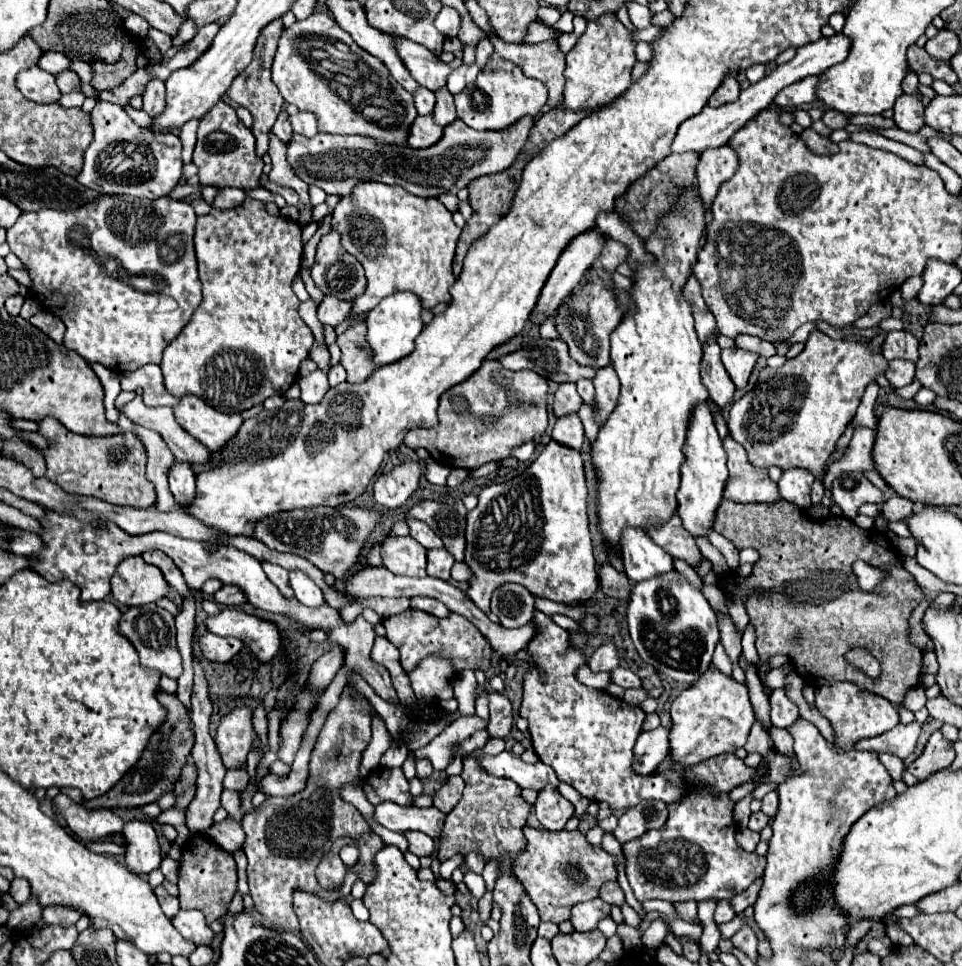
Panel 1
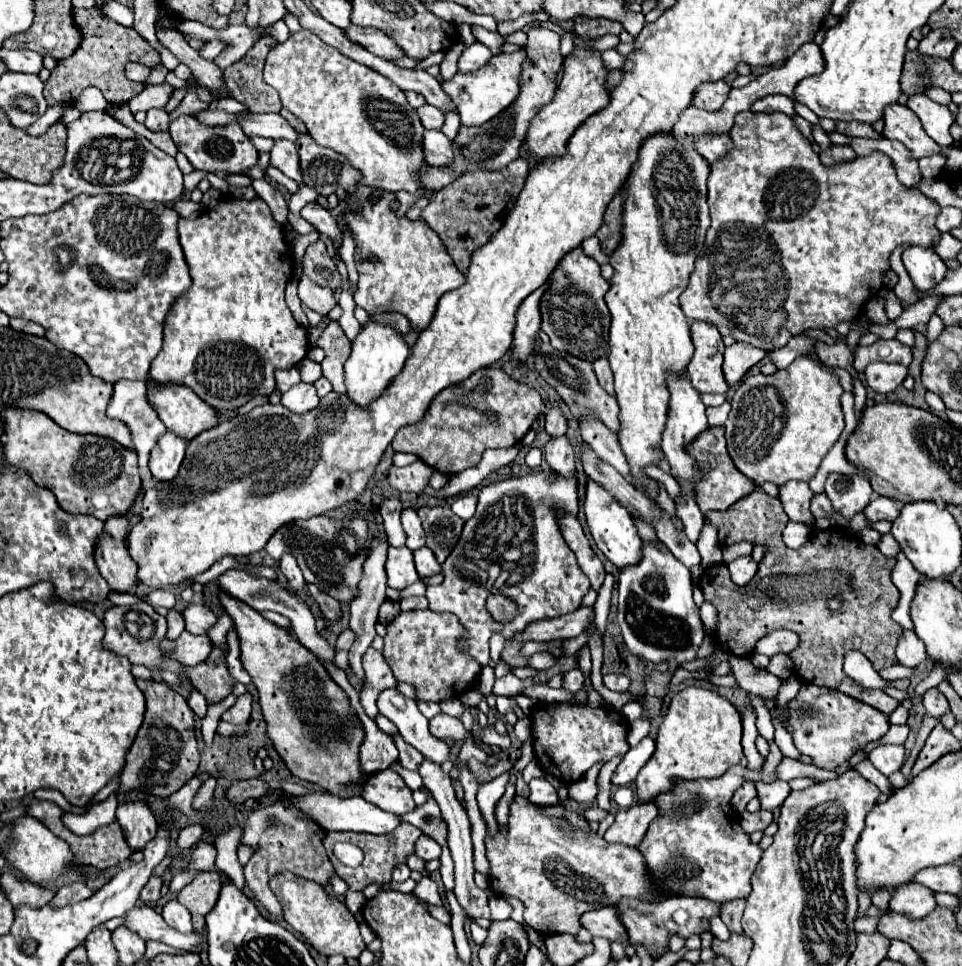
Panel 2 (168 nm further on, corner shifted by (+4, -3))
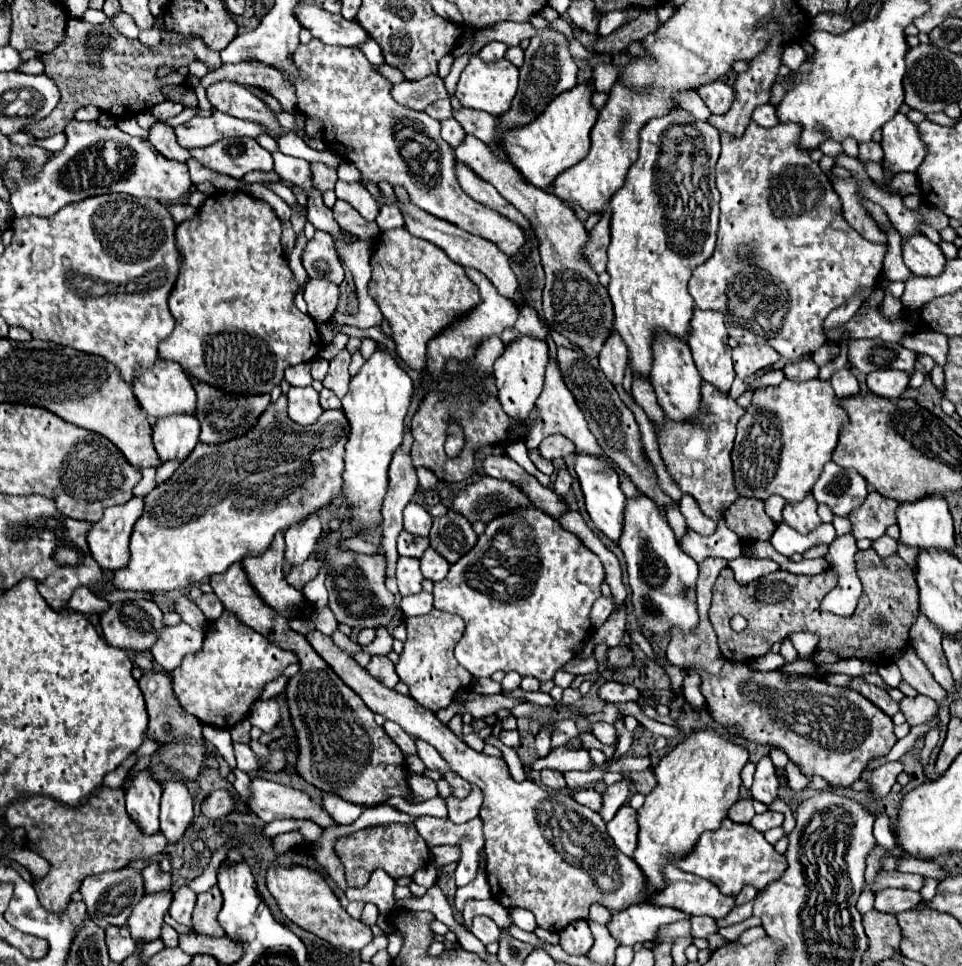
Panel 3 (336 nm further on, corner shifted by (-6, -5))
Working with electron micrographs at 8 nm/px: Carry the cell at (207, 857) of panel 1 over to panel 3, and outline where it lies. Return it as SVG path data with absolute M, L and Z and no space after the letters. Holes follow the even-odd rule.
M212 886L208 892L198 894L194 916L192 916L192 928L200 934L224 936L224 930L216 922L216 916L220 912L220 908L222 908L222 896L220 896L218 886Z

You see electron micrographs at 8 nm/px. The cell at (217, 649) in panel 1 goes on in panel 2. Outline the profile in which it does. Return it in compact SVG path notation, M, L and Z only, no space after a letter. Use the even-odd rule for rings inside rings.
M184 630L174 644L164 638L160 648L164 650L164 654L174 654L174 660L178 660L182 666L198 666L208 658L212 650L212 640L208 636L196 636Z

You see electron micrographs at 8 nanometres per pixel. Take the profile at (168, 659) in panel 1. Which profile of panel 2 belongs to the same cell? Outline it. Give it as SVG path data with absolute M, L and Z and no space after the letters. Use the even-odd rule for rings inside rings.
M136 602L130 606L112 606L106 610L102 622L106 630L102 644L106 650L126 656L132 664L142 664L150 670L160 668L164 656L158 646L160 646L160 640L166 636L166 618L156 614L152 606L144 602Z

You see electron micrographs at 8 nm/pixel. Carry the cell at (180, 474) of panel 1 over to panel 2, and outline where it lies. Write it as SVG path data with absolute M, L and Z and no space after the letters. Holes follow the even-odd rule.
M166 430L150 452L150 472L156 480L172 480L184 460L188 440Z

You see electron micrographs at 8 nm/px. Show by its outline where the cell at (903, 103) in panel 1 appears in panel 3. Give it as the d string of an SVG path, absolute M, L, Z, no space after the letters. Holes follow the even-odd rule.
M898 112L882 128L884 162L892 172L916 172L928 154L928 146L920 136L918 124L910 122L906 114Z

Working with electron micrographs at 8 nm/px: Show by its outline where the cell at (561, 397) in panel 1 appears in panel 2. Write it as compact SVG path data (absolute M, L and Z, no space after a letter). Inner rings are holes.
M552 408L546 414L546 432L548 436L564 436L566 434L566 420L558 408Z

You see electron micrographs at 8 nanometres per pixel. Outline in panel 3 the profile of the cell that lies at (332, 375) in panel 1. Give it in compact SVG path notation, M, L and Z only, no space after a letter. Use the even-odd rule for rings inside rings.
M324 388L324 390L320 392L320 404L322 404L324 410L328 410L328 408L340 408L340 398L338 398L332 390Z

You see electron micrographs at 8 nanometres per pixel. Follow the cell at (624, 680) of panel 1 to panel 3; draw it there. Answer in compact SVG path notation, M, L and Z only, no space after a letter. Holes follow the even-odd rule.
M606 682L600 688L600 698L606 702L628 702L640 700L640 690L632 684L620 684L620 682Z

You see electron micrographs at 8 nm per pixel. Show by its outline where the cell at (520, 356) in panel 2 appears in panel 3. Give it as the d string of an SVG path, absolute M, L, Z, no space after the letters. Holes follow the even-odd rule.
M518 336L510 344L506 344L502 356L494 364L494 376L500 402L506 408L508 416L524 420L524 416L528 416L528 412L534 408L542 392L546 364L548 364L548 344L544 340L534 336Z

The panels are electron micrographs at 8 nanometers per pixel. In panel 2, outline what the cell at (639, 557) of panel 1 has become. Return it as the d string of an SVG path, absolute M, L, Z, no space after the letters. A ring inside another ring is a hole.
M586 480L586 498L584 498L584 514L590 528L590 534L596 542L596 546L604 552L604 556L616 564L618 568L636 564L642 558L642 540L636 532L636 526L632 522L630 512L600 484L594 480Z

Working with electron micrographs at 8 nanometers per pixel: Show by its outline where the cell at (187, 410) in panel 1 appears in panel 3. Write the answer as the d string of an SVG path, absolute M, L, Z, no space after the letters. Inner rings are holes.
M156 360L156 368L150 368L148 372L142 372L136 380L136 386L132 386L134 396L138 398L140 406L156 418L162 416L174 416L174 414L196 414L196 390L186 376L186 372L180 368L180 364Z

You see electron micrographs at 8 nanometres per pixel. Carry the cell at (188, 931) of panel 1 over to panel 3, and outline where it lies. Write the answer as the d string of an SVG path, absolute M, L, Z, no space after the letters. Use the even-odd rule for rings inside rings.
M182 886L178 892L174 892L172 906L170 906L170 916L172 916L178 924L184 924L184 926L192 928L194 904L196 904L196 894L194 894L188 886Z

